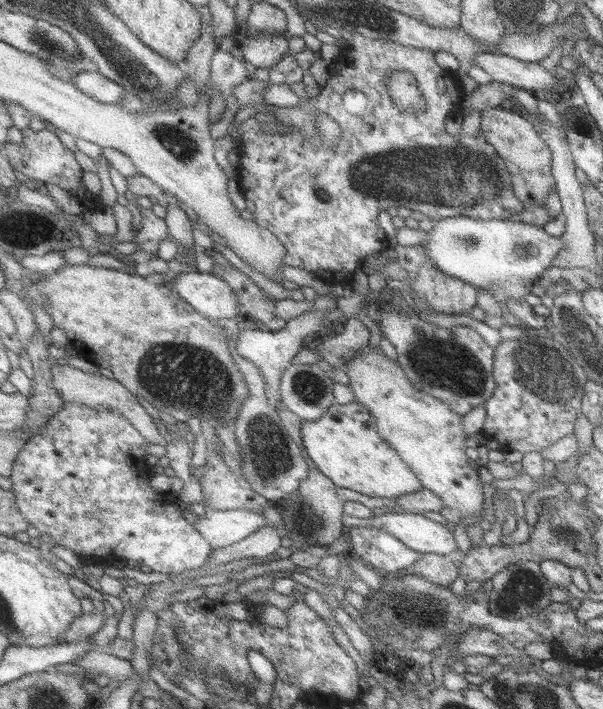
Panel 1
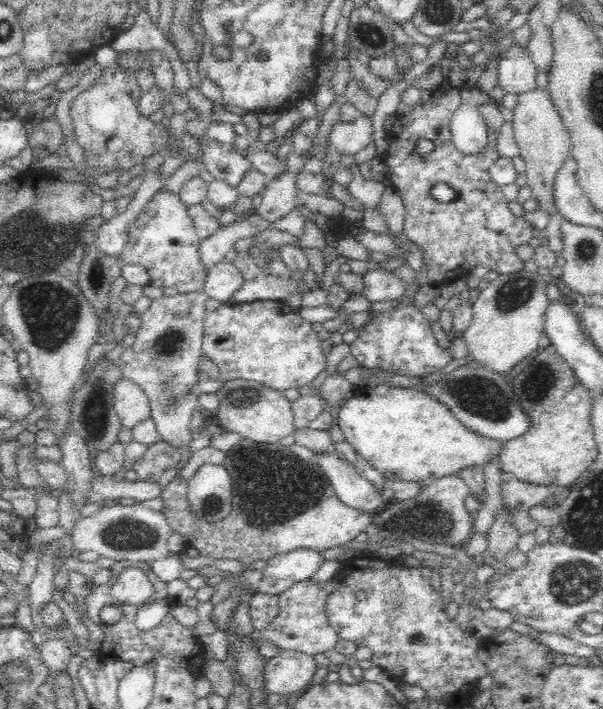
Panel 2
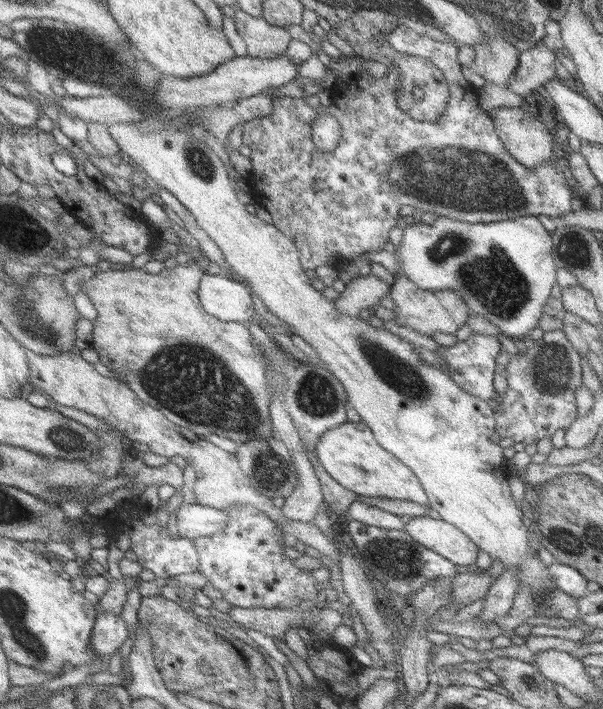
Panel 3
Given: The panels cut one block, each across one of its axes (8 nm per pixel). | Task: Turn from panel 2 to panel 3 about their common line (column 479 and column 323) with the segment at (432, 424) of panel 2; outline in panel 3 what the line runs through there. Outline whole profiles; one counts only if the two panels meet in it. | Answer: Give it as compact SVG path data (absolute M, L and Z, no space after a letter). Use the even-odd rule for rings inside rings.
M347 421L327 430L317 443L317 453L325 470L341 486L348 487L359 495L409 500L427 506L426 492L411 468L390 451L385 450L375 438L371 427L363 421Z

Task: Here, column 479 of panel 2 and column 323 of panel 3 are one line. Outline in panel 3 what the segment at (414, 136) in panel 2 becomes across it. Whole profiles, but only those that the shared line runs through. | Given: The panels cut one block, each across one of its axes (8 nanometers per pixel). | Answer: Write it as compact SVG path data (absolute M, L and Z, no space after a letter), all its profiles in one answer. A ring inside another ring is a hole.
M405 24L385 35L384 42L396 52L428 60L443 73L449 88L449 100L435 121L411 120L411 126L405 130L405 115L395 107L394 91L398 78L375 78L361 71L345 78L349 90L357 94L349 96L347 109L336 112L342 125L342 141L333 152L321 152L313 142L312 127L318 117L305 116L304 97L273 97L272 114L249 120L240 127L243 130L243 149L253 162L253 172L247 179L251 193L257 204L270 213L273 224L294 239L305 270L314 270L325 264L336 268L347 258L383 250L389 242L391 229L397 226L399 210L405 205L422 212L433 212L438 217L475 224L519 216L549 216L552 219L582 204L581 197L575 196L572 183L565 180L565 171L561 167L545 161L529 170L507 154L496 136L492 119L478 106L477 90L473 90L459 74L455 44L435 42L429 35L419 35Z

